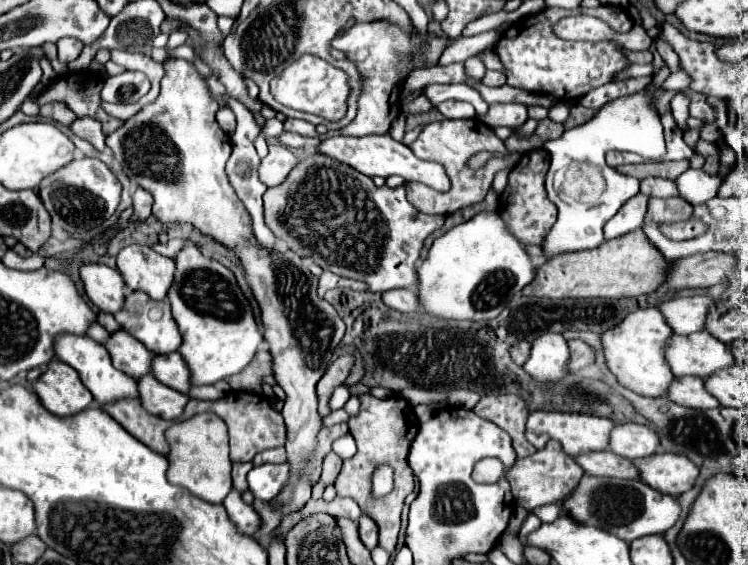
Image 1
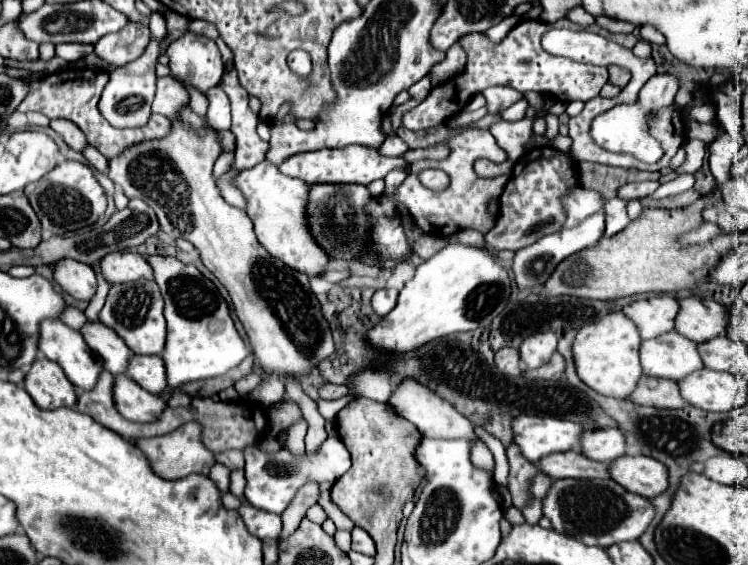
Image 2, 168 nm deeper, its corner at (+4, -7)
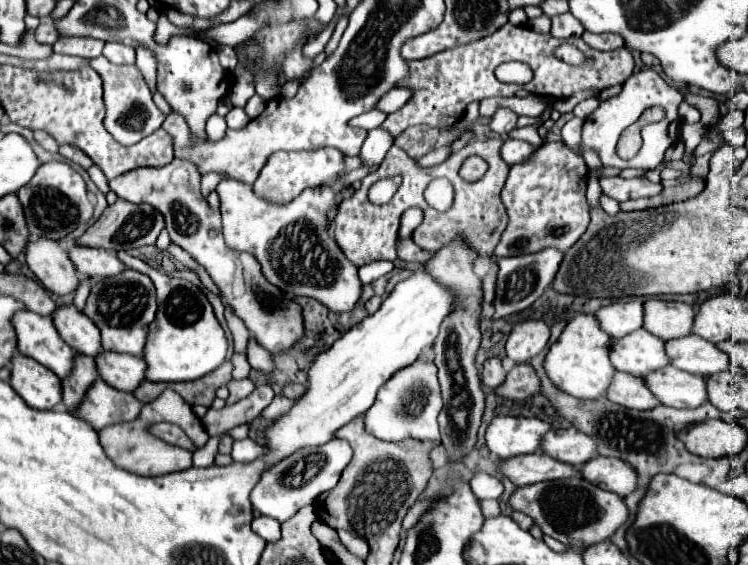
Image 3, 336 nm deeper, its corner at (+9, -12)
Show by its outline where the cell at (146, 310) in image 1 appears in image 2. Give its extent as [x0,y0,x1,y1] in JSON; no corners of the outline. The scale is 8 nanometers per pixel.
[99,279,165,355]

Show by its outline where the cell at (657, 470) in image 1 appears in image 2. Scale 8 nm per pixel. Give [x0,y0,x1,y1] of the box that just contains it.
[611,455,669,499]

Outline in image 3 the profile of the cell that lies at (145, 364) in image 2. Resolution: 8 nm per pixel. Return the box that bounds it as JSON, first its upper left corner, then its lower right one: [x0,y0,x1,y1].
[94,350,146,392]

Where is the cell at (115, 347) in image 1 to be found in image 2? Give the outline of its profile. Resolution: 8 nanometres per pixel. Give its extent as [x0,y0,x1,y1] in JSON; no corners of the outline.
[81,321,133,375]

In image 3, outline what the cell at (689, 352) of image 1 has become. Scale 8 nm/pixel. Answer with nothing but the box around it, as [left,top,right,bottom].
[610,330,668,376]

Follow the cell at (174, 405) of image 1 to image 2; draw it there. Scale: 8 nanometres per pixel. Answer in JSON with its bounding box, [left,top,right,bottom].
[115,375,167,423]

